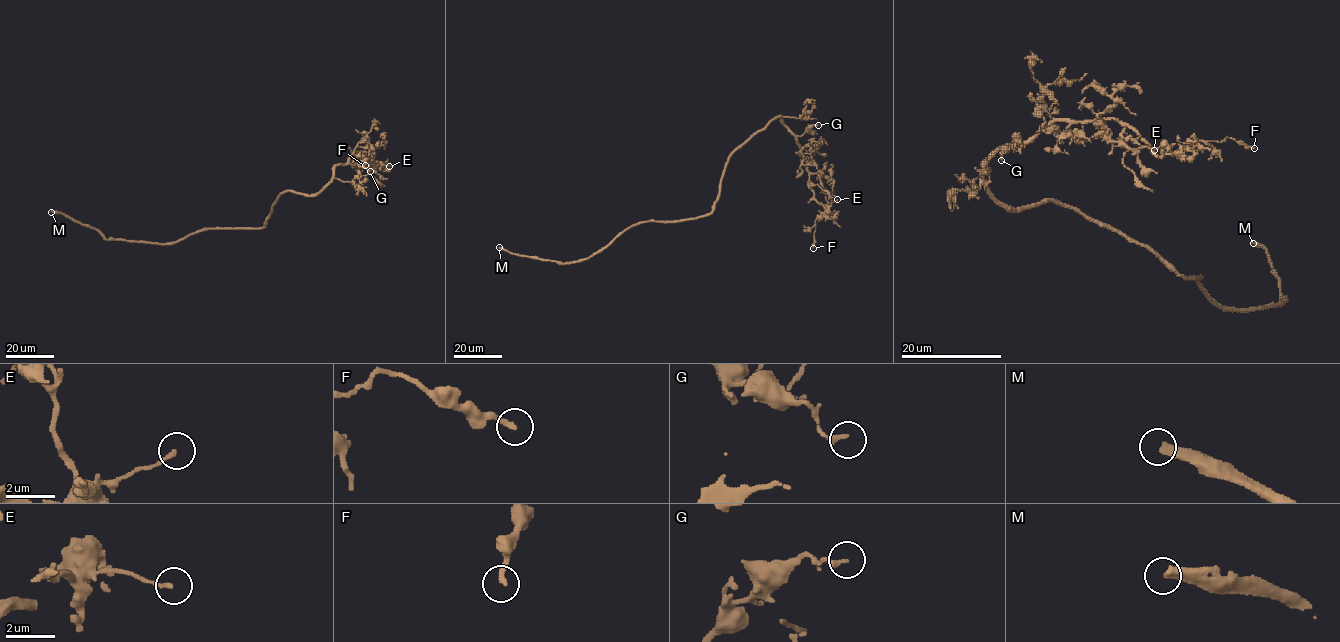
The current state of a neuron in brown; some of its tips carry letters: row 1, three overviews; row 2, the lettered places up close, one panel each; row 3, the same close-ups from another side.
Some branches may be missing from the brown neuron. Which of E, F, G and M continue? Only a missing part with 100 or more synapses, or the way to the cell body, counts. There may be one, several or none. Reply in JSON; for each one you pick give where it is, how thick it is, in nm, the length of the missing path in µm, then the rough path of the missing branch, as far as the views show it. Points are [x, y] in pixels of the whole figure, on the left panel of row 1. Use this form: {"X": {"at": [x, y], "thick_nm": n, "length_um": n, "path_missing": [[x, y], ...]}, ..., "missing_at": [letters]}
{"M": {"at": [51, 212], "thick_nm": 400, "length_um": 200}, "missing_at": ["M"]}

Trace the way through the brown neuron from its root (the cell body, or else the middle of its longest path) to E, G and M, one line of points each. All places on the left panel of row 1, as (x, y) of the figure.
E: (272, 208), (288, 191), (316, 195), (334, 168), (355, 152), (369, 152), (374, 165), (389, 166)
G: (272, 208), (277, 198), (288, 191), (316, 195), (340, 164), (359, 164), (370, 171)
M: (272, 208), (262, 227), (201, 229), (167, 243), (106, 240), (96, 230), (51, 212)

